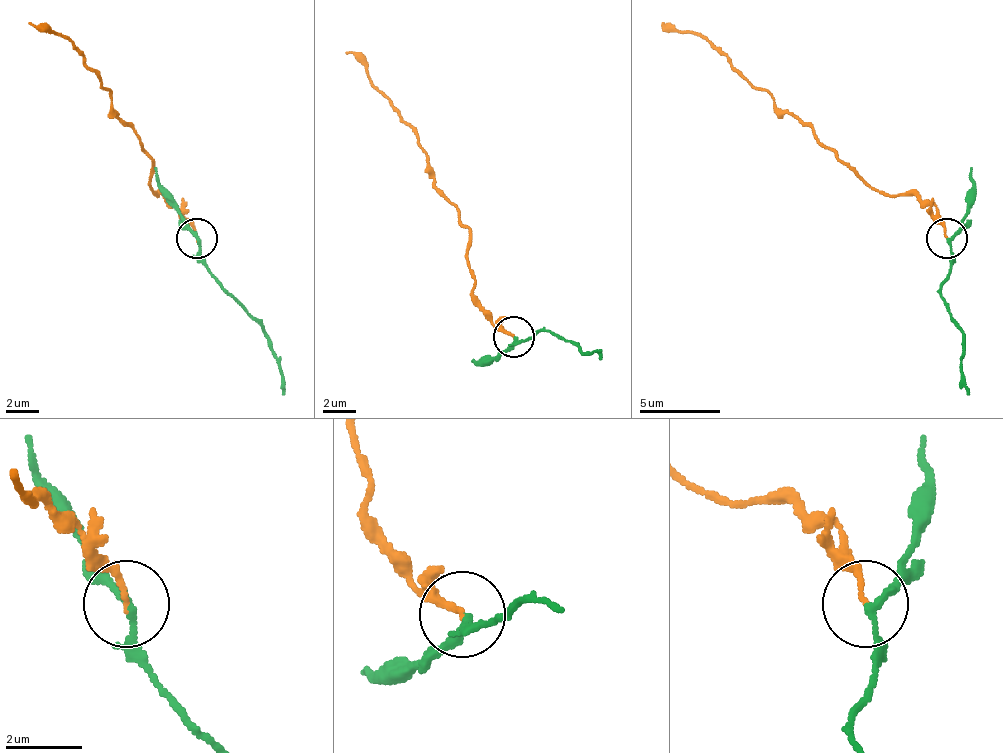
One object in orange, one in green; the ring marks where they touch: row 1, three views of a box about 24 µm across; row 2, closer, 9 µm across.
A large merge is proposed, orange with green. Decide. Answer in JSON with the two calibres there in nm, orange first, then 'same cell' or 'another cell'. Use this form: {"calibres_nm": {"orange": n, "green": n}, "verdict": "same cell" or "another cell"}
{"calibres_nm": {"orange": 140, "green": 180}, "verdict": "another cell"}

